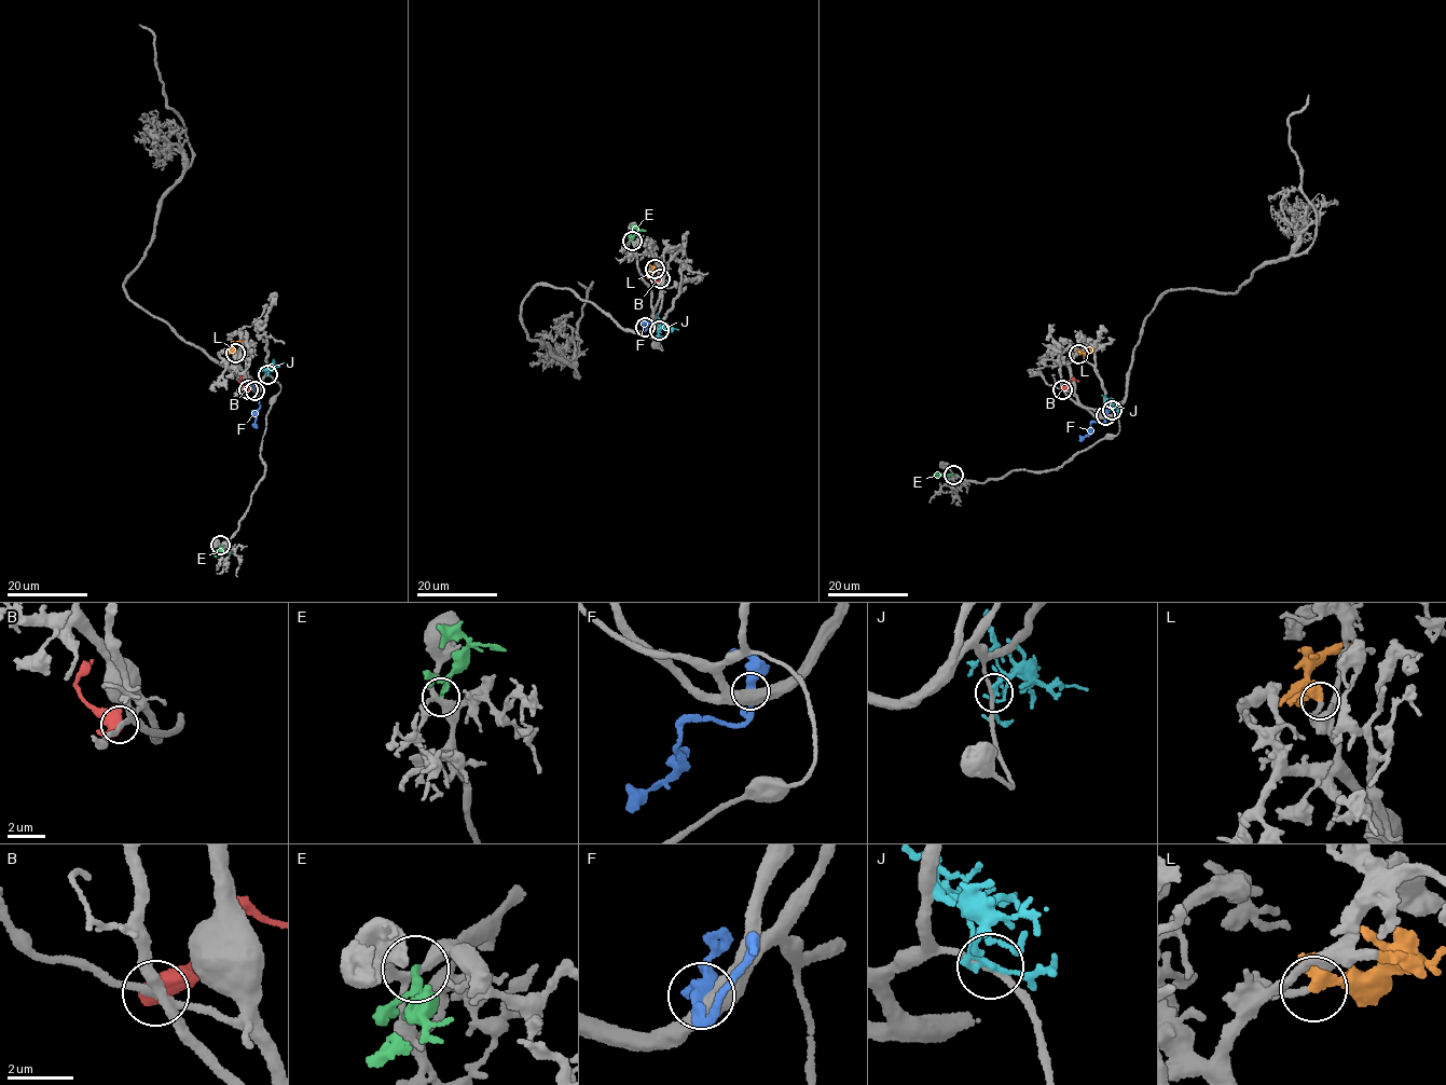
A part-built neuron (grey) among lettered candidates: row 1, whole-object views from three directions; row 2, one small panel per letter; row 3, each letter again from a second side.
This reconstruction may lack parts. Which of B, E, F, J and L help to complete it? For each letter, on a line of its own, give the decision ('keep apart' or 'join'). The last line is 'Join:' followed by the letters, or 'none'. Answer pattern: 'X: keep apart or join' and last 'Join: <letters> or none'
B: keep apart
E: keep apart
F: keep apart
J: keep apart
L: join
Join: L

